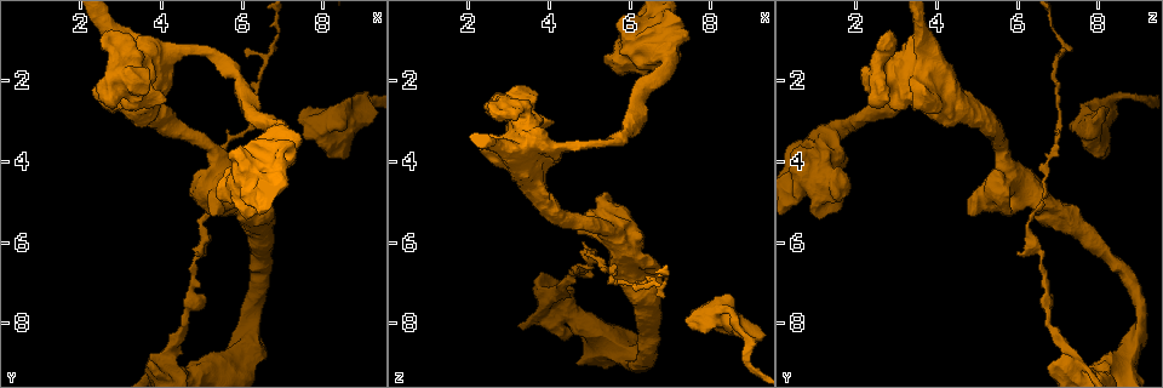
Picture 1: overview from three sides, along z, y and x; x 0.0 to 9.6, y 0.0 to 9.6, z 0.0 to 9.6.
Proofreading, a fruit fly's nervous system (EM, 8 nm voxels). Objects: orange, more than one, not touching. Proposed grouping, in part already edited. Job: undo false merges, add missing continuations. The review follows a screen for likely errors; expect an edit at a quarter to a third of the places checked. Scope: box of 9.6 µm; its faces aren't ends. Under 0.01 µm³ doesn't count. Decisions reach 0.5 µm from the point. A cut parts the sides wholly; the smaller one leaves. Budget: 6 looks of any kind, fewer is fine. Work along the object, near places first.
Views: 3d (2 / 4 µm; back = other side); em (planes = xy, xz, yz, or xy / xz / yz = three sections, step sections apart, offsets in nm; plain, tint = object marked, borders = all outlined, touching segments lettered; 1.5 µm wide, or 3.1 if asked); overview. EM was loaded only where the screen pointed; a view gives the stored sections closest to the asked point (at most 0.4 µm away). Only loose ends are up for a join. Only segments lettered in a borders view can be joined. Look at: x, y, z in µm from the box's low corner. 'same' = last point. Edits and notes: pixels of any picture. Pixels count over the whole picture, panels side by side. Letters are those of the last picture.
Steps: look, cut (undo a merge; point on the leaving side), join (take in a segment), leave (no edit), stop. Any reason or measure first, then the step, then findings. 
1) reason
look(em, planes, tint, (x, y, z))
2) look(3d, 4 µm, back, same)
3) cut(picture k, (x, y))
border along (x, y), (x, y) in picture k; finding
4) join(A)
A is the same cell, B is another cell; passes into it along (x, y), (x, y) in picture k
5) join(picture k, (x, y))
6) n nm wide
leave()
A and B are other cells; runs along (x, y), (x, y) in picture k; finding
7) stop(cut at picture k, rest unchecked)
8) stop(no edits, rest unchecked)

looks like a crossing
look(em, planes, borders, (4.05, 8.90, 7.30))

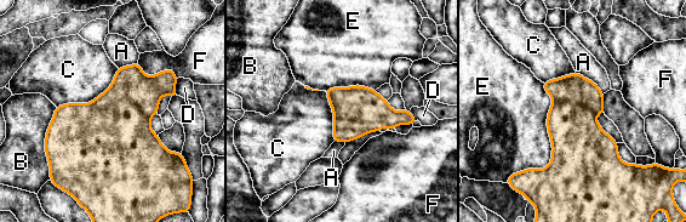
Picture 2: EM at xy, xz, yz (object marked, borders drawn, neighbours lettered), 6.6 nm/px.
220 nm wide; E touches over 650 nm
cut(picture 2, (130, 83))
A, B, C, D, E and F are other cells; two neurons meet here

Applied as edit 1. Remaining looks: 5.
look(overview)

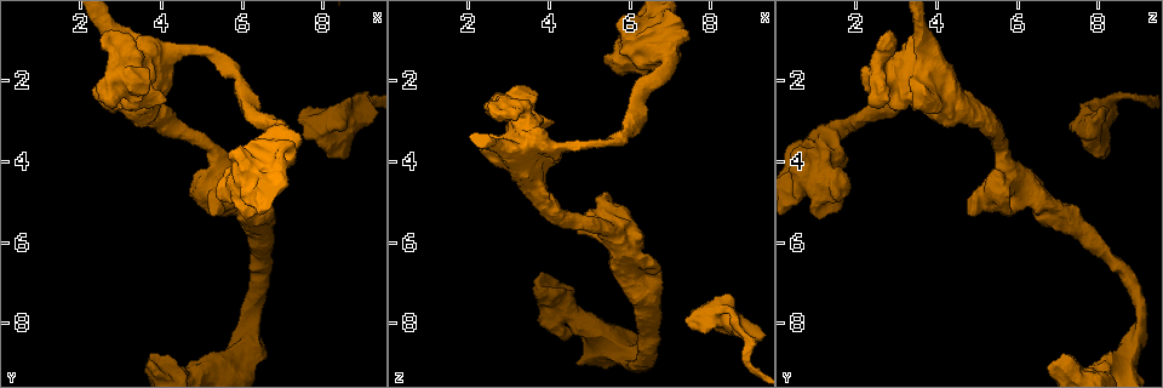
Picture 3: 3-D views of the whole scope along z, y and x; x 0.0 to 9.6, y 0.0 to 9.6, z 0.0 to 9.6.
stops while still wide
look(3d, 4 µm, (7.45, 3.50, 0.85))

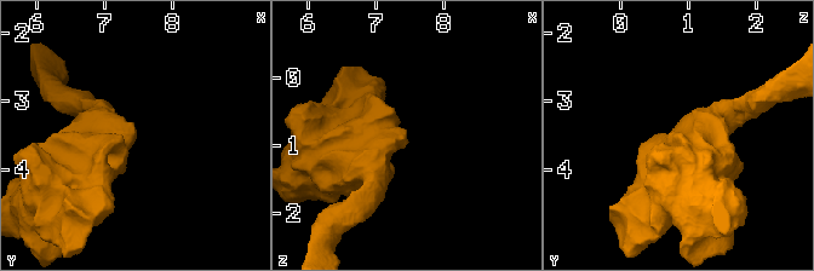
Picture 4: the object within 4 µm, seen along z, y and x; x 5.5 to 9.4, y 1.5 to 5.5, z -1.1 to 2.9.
shape alone is not enough
look(em, planes, borders, (7.40, 3.40, 0.80))

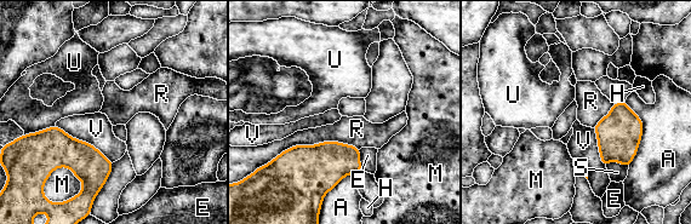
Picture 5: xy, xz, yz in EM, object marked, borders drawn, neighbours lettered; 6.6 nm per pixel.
260 nm wide
leave()
A, E, H, M, R, S, U and V are other cells; border along (359, 148), (293, 144), (269, 162) in picture 5; no lettered segment goes on from it

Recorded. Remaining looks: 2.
abrupt turn
look(em, planes, plain, (8.90, 2.35, 8.75))

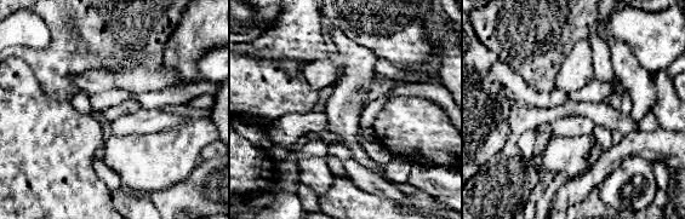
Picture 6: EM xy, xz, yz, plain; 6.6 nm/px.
see the neighbours
look(em, planes, borders, same)

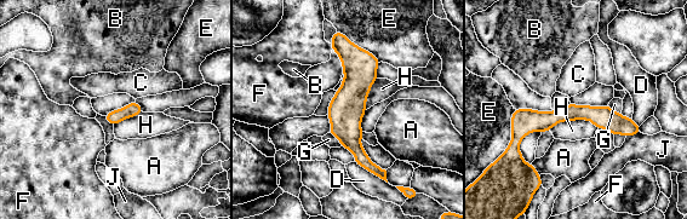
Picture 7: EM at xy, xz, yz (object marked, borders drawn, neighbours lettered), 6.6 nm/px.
E touches over 360 nm
leave()
A, B, C, D, E, F, G, H and J are other cells; runs along (335, 39), (351, 56), (351, 142), (381, 174) in picture 7; all the same neuron

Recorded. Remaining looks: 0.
stop(cut at picture 2, rest unchecked)

